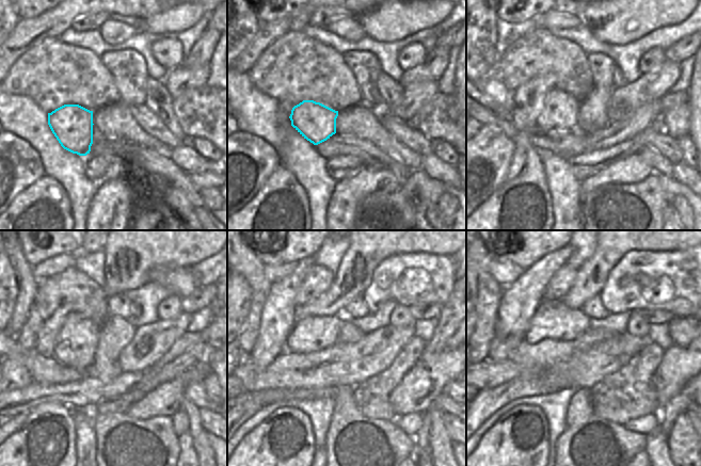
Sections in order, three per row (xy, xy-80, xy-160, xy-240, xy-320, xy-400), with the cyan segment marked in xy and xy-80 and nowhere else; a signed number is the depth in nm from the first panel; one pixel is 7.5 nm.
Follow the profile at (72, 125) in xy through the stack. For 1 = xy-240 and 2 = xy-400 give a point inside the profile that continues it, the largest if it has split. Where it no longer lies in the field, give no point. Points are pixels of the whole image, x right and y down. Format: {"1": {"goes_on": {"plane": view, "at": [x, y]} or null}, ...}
{"1": {"goes_on": {"plane": "xy-240", "at": [76, 343]}}, "2": {"goes_on": {"plane": "xy-400", "at": [553, 320]}}}

